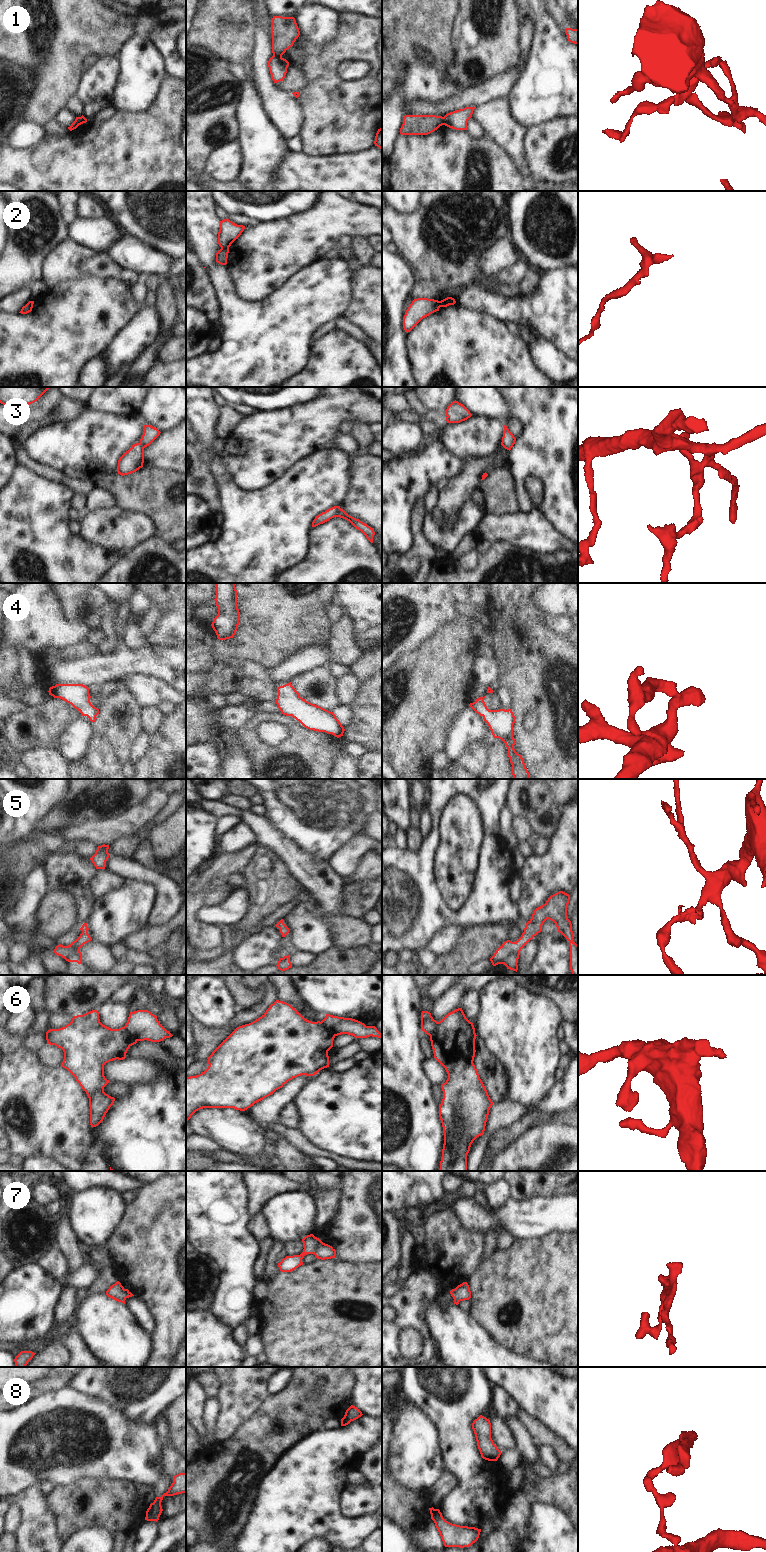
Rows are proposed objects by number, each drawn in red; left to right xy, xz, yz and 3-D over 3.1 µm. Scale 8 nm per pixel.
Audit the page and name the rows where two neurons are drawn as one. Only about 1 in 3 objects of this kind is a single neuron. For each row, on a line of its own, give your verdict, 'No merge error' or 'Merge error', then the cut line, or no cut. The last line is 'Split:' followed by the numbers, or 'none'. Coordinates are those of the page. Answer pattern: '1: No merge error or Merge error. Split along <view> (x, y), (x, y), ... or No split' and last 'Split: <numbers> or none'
1: Merge error. Split along xz (273, 55), (281, 57)
2: Merge error. Split along xz (228, 247), (221, 249)
3: Merge error. Split along xz (340, 508), (335, 516)
4: No merge error. No split
5: No merge error. No split
6: Merge error. Split along xz (320, 1022), (335, 1035)
7: No merge error. No split
8: Merge error. Split along xy (147, 1510), (158, 1518)
Split: 1, 2, 3, 6, 8

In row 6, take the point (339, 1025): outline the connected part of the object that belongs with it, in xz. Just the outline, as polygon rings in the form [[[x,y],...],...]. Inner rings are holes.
[[[326,1014],[321,1023],[326,1028],[333,1031],[335,1036],[348,1034],[354,1036],[355,1039],[367,1038],[370,1036],[377,1038],[382,1037],[382,1034],[375,1026],[366,1026],[364,1023],[352,1018],[344,1018]]]

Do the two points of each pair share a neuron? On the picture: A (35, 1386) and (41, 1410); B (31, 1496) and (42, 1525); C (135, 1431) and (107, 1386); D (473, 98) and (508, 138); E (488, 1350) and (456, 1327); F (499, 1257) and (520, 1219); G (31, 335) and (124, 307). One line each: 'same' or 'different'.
A: different
B: same
C: different
D: different
E: same
F: different
G: same

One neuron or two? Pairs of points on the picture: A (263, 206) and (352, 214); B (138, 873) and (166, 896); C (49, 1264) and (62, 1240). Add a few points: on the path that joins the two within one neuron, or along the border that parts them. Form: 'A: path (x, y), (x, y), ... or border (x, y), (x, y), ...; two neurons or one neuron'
A: border (318, 201), (305, 210), (283, 218); two neurons
B: path (146, 875), (152, 877), (163, 888); one neuron
C: border (56, 1245), (63, 1253), (67, 1270); two neurons

